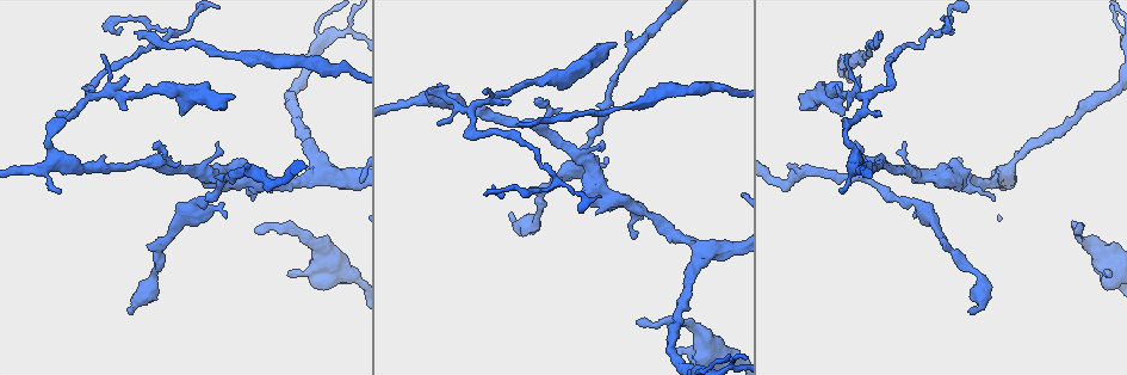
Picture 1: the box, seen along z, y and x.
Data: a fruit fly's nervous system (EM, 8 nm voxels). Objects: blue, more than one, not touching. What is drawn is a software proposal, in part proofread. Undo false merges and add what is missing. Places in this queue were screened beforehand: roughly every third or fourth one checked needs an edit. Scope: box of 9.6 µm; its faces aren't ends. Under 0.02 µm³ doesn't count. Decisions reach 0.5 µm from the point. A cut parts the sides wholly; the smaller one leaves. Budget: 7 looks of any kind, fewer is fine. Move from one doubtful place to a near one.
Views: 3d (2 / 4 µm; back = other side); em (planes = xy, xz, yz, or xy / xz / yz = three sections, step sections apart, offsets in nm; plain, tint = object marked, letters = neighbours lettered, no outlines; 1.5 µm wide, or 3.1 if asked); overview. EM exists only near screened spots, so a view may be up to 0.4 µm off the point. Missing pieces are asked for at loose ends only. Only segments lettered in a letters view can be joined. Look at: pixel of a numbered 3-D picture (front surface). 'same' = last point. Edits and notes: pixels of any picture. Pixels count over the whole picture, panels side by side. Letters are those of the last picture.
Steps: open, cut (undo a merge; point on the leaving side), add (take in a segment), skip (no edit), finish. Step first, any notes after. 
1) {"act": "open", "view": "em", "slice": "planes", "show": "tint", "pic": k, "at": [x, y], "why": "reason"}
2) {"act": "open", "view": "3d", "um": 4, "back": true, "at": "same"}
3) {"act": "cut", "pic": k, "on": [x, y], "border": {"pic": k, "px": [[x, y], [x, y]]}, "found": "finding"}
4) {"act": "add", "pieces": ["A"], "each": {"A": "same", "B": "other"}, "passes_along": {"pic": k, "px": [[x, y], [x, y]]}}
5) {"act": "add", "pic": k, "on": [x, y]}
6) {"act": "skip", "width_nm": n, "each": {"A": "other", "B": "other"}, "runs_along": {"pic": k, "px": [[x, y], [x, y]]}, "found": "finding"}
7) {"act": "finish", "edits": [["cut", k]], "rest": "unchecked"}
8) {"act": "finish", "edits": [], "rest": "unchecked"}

{"act": "open", "view": "3d", "um": 4, "pic": 1, "at": [699, 248], "why": "abrupt turn"}

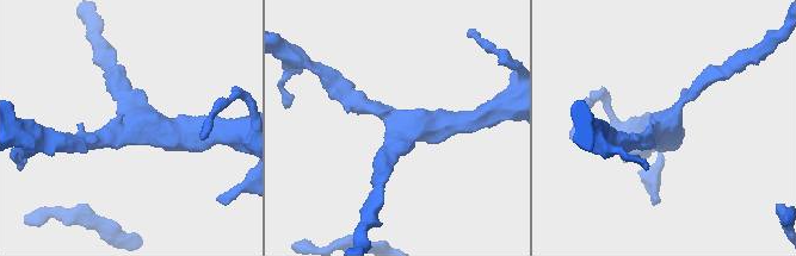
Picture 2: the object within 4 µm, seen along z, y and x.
{"act": "open", "view": "em", "slice": "planes", "show": "plain", "pic": 2, "at": [131, 126], "arms": 3, "arm_widths_nm": [190, 240, 400]}

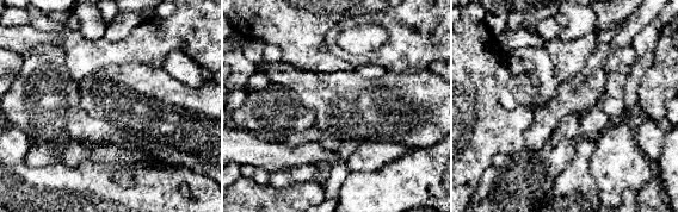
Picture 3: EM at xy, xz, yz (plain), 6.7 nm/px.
{"act": "open", "view": "em", "slice": "planes", "show": "letters", "at": "same", "why": "see the neighbours"}

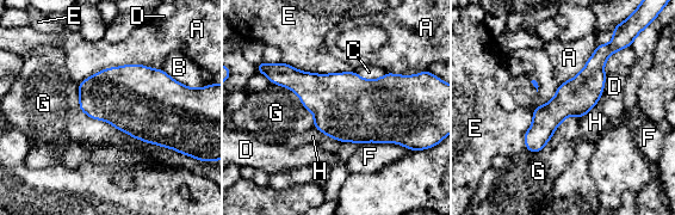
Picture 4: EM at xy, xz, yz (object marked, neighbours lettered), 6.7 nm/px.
{"act": "skip", "each": {"A": "other", "B": "other", "C": "other", "D": "other", "E": "other", "F": "other", "G": "other", "H": "other"}, "runs_along": {"pic": 4, "px": [[606, 51], [528, 147]]}, "found": "continuous, no second neuron"}

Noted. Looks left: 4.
{"act": "open", "view": "3d", "um": 4, "pic": 1, "at": [235, 96], "why": "an open end"}

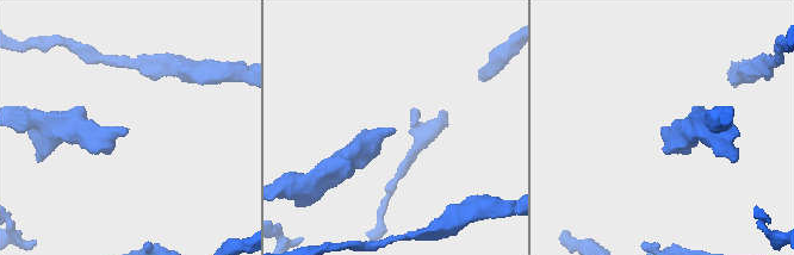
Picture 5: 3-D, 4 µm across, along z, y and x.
{"act": "open", "view": "em", "slice": "xy", "step": 8, "show": "letters", "pic": 5, "at": [663, 130], "why": "now the EM"}

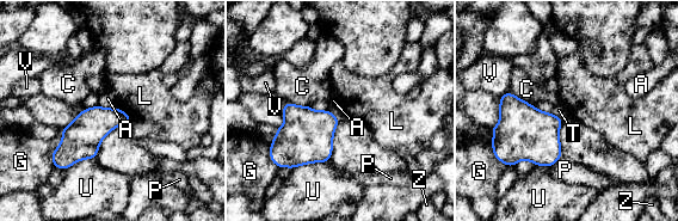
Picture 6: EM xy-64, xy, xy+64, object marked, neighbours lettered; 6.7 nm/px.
{"act": "skip", "longest_contact_nm": ["G", 260], "each": {"A": "other", "C": "other", "G": "other", "L": "other", "P": "other", "T": "other", "U": "other", "V": "other", "Z": "other"}, "found": "none of them fits"}

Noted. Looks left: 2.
{"act": "open", "view": "em", "slice": "planes", "show": "plain", "pic": 1, "at": [598, 149], "why": "an open end"}

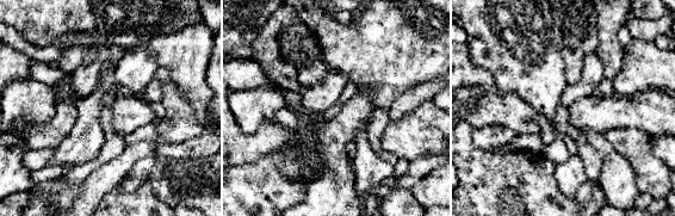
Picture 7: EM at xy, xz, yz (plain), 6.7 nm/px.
{"act": "open", "view": "em", "slice": "planes", "show": "letters", "at": "same"}

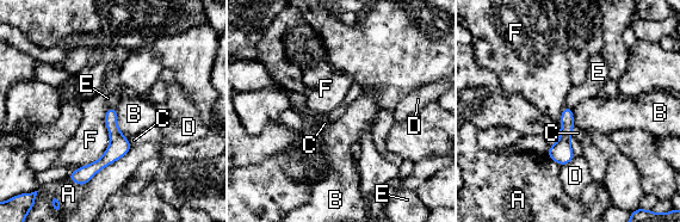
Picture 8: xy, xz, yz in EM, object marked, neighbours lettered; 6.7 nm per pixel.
{"act": "skip", "width_nm": 90, "each": {"A": "other", "B": "other", "C": "other", "D": "other", "E": "other", "F": "other"}, "found": "none of them fits"}

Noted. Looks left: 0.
{"act": "finish", "edits": [], "rest": "unchecked"}

